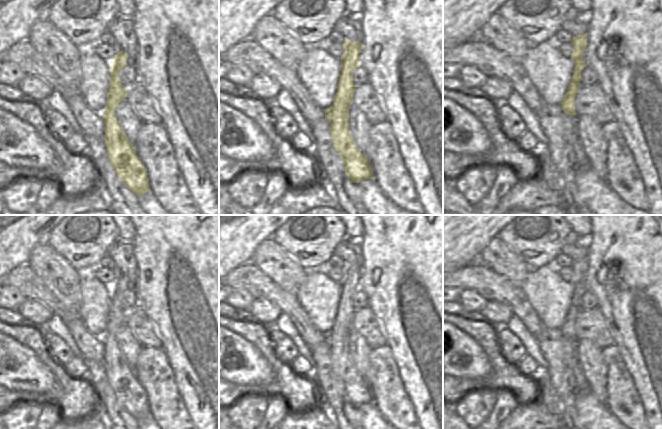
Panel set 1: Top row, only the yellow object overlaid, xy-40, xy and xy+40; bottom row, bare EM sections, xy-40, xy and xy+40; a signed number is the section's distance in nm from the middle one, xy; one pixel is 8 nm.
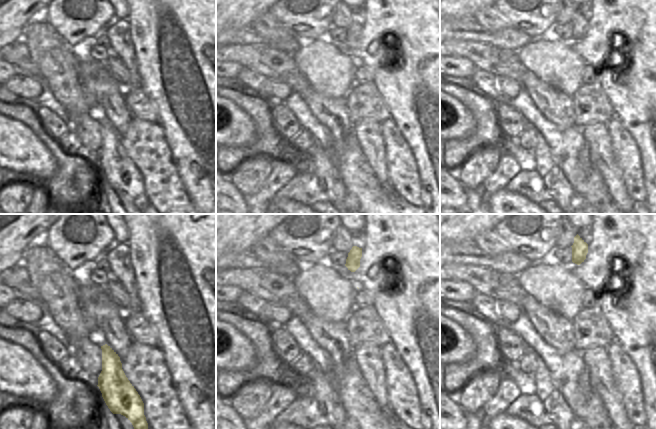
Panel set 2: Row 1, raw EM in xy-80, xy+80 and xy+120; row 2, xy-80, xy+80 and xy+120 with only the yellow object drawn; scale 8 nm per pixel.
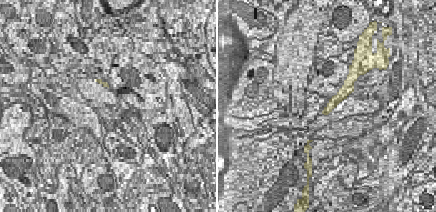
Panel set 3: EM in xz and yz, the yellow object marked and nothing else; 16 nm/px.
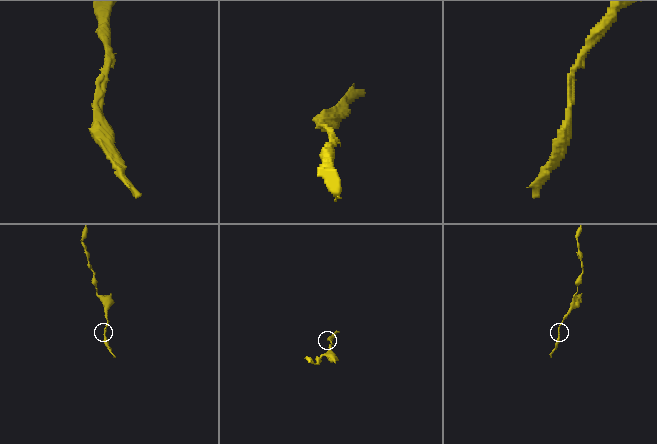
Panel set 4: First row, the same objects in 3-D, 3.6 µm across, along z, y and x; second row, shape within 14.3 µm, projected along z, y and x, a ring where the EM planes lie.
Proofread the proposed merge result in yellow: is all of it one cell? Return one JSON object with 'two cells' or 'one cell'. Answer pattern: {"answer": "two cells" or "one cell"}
{"answer": "one cell"}

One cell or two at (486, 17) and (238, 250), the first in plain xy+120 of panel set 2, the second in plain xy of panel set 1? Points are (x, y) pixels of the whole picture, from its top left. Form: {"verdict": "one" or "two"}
{"verdict": "two"}

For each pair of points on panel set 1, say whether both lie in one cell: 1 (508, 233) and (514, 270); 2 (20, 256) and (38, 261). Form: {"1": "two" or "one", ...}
{"1": "two", "2": "two"}

